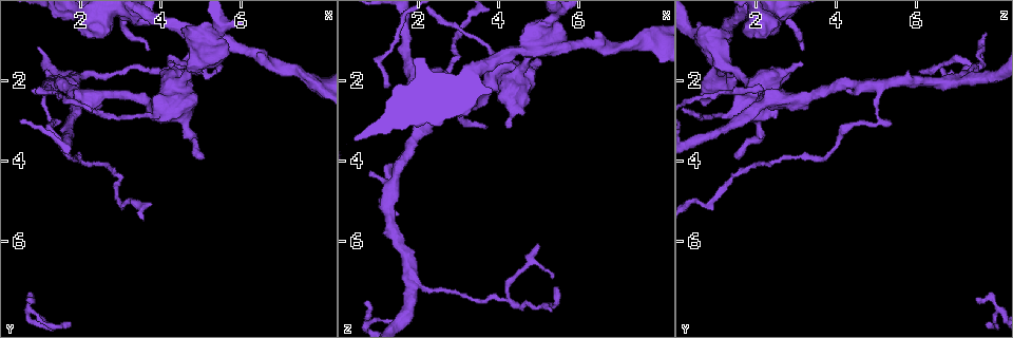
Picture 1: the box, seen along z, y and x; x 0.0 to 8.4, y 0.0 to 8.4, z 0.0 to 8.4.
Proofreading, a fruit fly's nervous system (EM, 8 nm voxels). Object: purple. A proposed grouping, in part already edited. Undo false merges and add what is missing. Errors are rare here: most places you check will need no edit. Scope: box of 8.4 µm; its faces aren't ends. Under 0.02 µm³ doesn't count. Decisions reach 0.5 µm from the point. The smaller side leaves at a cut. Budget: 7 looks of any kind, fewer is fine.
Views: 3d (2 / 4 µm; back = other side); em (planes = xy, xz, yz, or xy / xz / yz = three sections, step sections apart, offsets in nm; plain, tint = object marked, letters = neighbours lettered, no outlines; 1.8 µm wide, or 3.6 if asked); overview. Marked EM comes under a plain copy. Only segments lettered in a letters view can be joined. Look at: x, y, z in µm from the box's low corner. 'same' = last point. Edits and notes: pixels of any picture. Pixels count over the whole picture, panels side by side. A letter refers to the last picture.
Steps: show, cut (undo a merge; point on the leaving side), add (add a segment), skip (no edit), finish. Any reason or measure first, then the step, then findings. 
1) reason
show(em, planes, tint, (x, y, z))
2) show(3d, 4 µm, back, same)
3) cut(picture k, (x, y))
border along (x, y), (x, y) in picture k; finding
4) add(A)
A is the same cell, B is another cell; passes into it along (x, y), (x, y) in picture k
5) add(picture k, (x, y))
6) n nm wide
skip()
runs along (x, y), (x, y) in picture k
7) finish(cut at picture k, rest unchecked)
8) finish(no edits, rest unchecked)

free end
show(3d, 4 µm, (5.10, 3.95, 1.50))

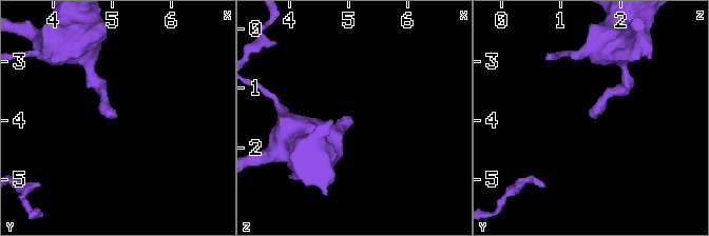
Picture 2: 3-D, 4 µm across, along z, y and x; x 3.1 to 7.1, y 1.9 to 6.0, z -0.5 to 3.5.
show(em, 3.6 µm, planes, letters, (5.05, 3.90, 1.50))

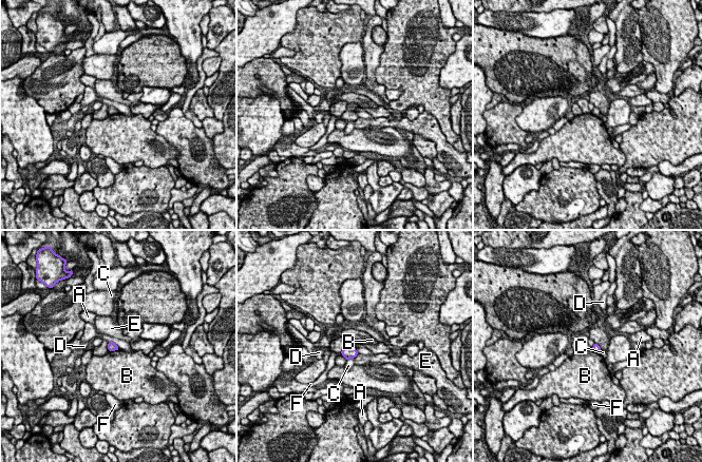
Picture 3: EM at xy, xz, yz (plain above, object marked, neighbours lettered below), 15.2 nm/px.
skip()
A, B, C, D, E and F are other cells; border along (118, 349), (109, 351) in picture 3; no lettered segment goes on from it

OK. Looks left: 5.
thick turns thin
show(3d, 4 µm, (4.90, 1.00, 0.95))

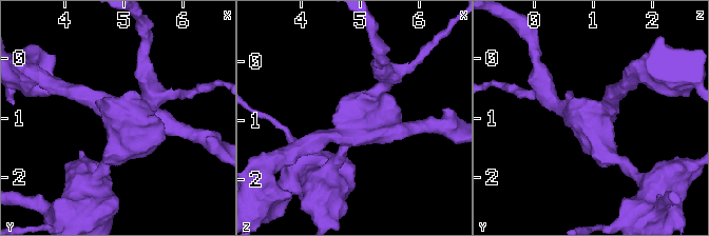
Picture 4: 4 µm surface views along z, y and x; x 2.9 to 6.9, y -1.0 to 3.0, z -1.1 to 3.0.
4 arms; shape alone is not enough
show(em, 3.6 µm, planes, tint, (4.90, 1.00, 0.90))

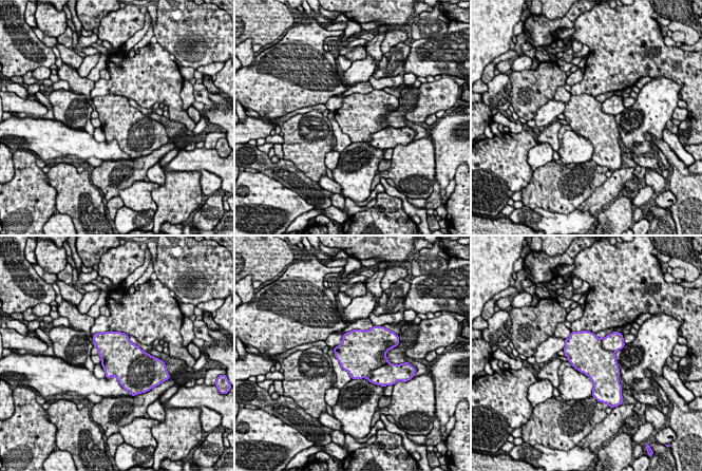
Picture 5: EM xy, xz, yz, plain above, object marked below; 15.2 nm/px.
see the neighbours
show(em, 3.6 µm, planes, letters, same)

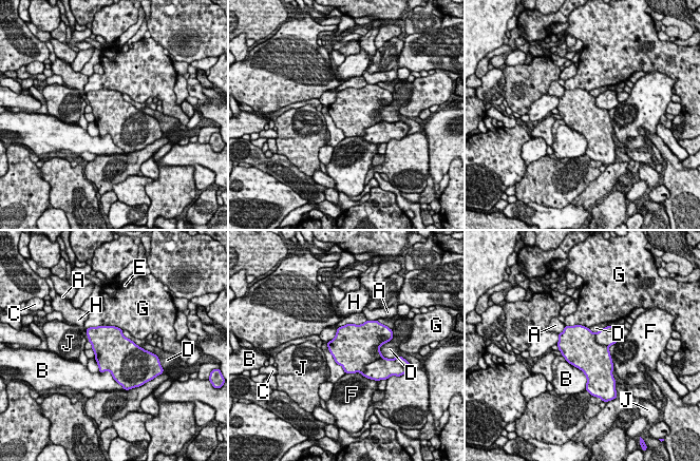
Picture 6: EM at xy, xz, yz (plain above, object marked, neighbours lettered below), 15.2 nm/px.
B touches over 600 nm
skip()
A, B, C, D, E, F, G, H and J are other cells; border along (562, 354), (584, 373), (586, 384) in picture 6; one neuron here

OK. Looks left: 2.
sharp bend
show(em, yz, step 16, tint, (1.25, 3.15, 4.90))

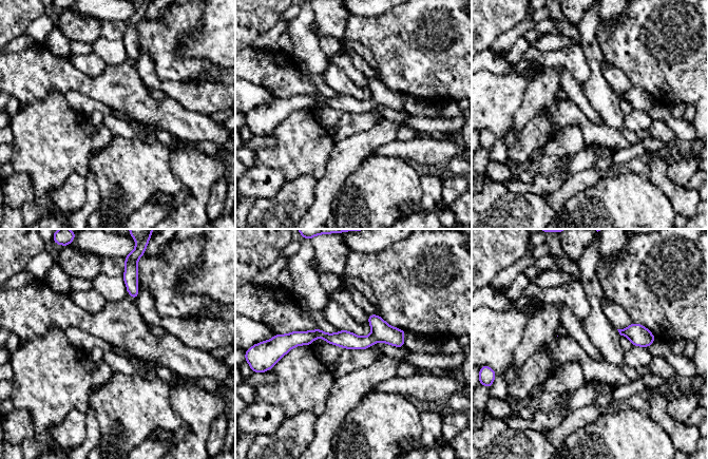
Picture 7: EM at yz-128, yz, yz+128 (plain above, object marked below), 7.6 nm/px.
cut it another way
show(em, planes, letters, same)

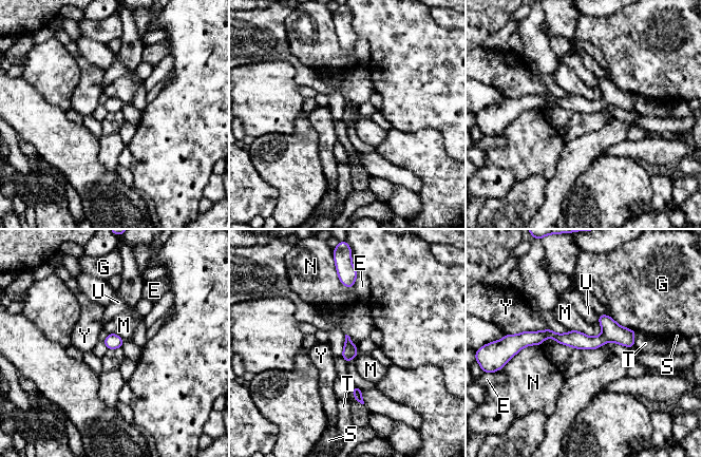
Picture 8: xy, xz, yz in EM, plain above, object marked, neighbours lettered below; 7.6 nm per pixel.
110 nm wide
skip()
E, G, M, N, S, T, U and Y are other cells; border along (570, 329), (589, 336), (602, 334) in picture 8; one neuron here

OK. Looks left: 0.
finish(no edits, rest unchecked)

